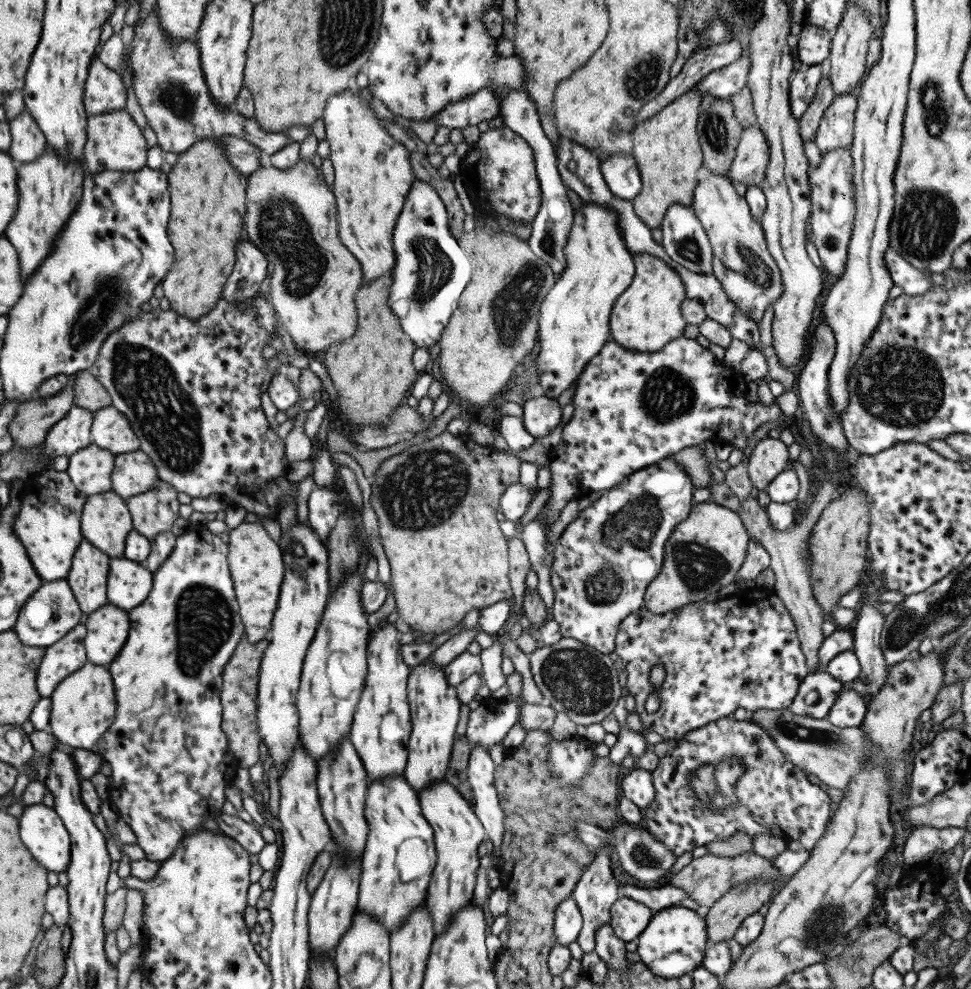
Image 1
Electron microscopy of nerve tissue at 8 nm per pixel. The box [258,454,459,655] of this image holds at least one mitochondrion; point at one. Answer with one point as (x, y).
(298, 551)

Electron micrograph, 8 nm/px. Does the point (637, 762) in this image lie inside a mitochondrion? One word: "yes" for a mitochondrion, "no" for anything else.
no

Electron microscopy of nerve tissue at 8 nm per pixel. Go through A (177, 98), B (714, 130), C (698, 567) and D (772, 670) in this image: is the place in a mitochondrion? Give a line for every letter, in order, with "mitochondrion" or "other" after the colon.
A: mitochondrion
B: mitochondrion
C: mitochondrion
D: other

